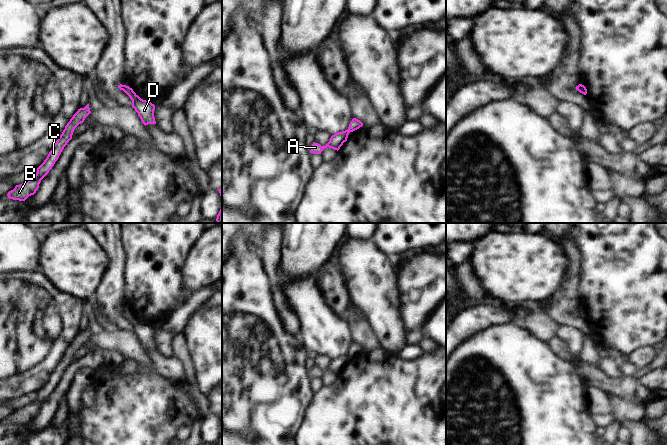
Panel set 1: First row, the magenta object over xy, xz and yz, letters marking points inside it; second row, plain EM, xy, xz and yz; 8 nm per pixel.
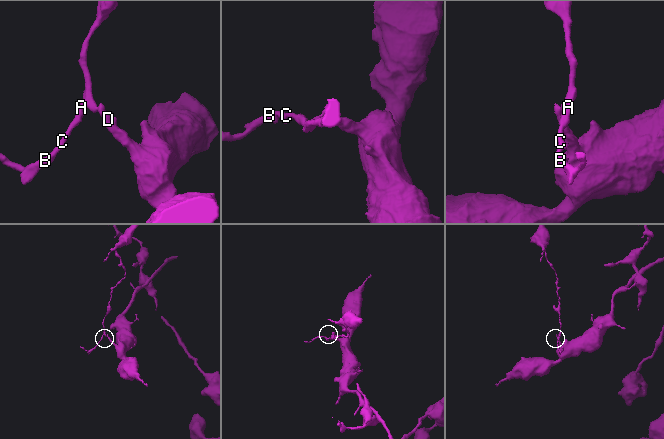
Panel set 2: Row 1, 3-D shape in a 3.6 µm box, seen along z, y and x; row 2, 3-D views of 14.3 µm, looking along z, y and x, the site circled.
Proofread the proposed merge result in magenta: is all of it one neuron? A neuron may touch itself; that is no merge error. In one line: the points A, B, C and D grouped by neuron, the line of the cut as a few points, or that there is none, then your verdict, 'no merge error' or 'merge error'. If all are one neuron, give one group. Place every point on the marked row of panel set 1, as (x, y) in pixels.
groups A B C / D; cut xz (346, 130), (349, 132); merge error

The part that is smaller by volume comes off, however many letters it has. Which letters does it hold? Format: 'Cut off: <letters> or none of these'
Cut off: A, B, C

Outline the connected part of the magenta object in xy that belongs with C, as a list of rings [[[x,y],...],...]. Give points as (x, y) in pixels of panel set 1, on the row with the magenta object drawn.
[[[89,104],[84,108],[78,109],[70,121],[65,126],[62,134],[54,144],[44,162],[37,168],[37,173],[30,180],[16,185],[15,188],[8,192],[7,196],[13,200],[25,201],[29,196],[34,195],[39,188],[41,180],[49,173],[58,160],[61,152],[67,143],[72,139],[75,128],[84,122],[85,118],[91,113]]]

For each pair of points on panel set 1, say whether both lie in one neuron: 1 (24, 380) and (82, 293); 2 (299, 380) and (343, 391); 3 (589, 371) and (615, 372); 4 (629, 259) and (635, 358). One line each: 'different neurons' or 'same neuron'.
1: different neurons
2: different neurons
3: different neurons
4: different neurons

